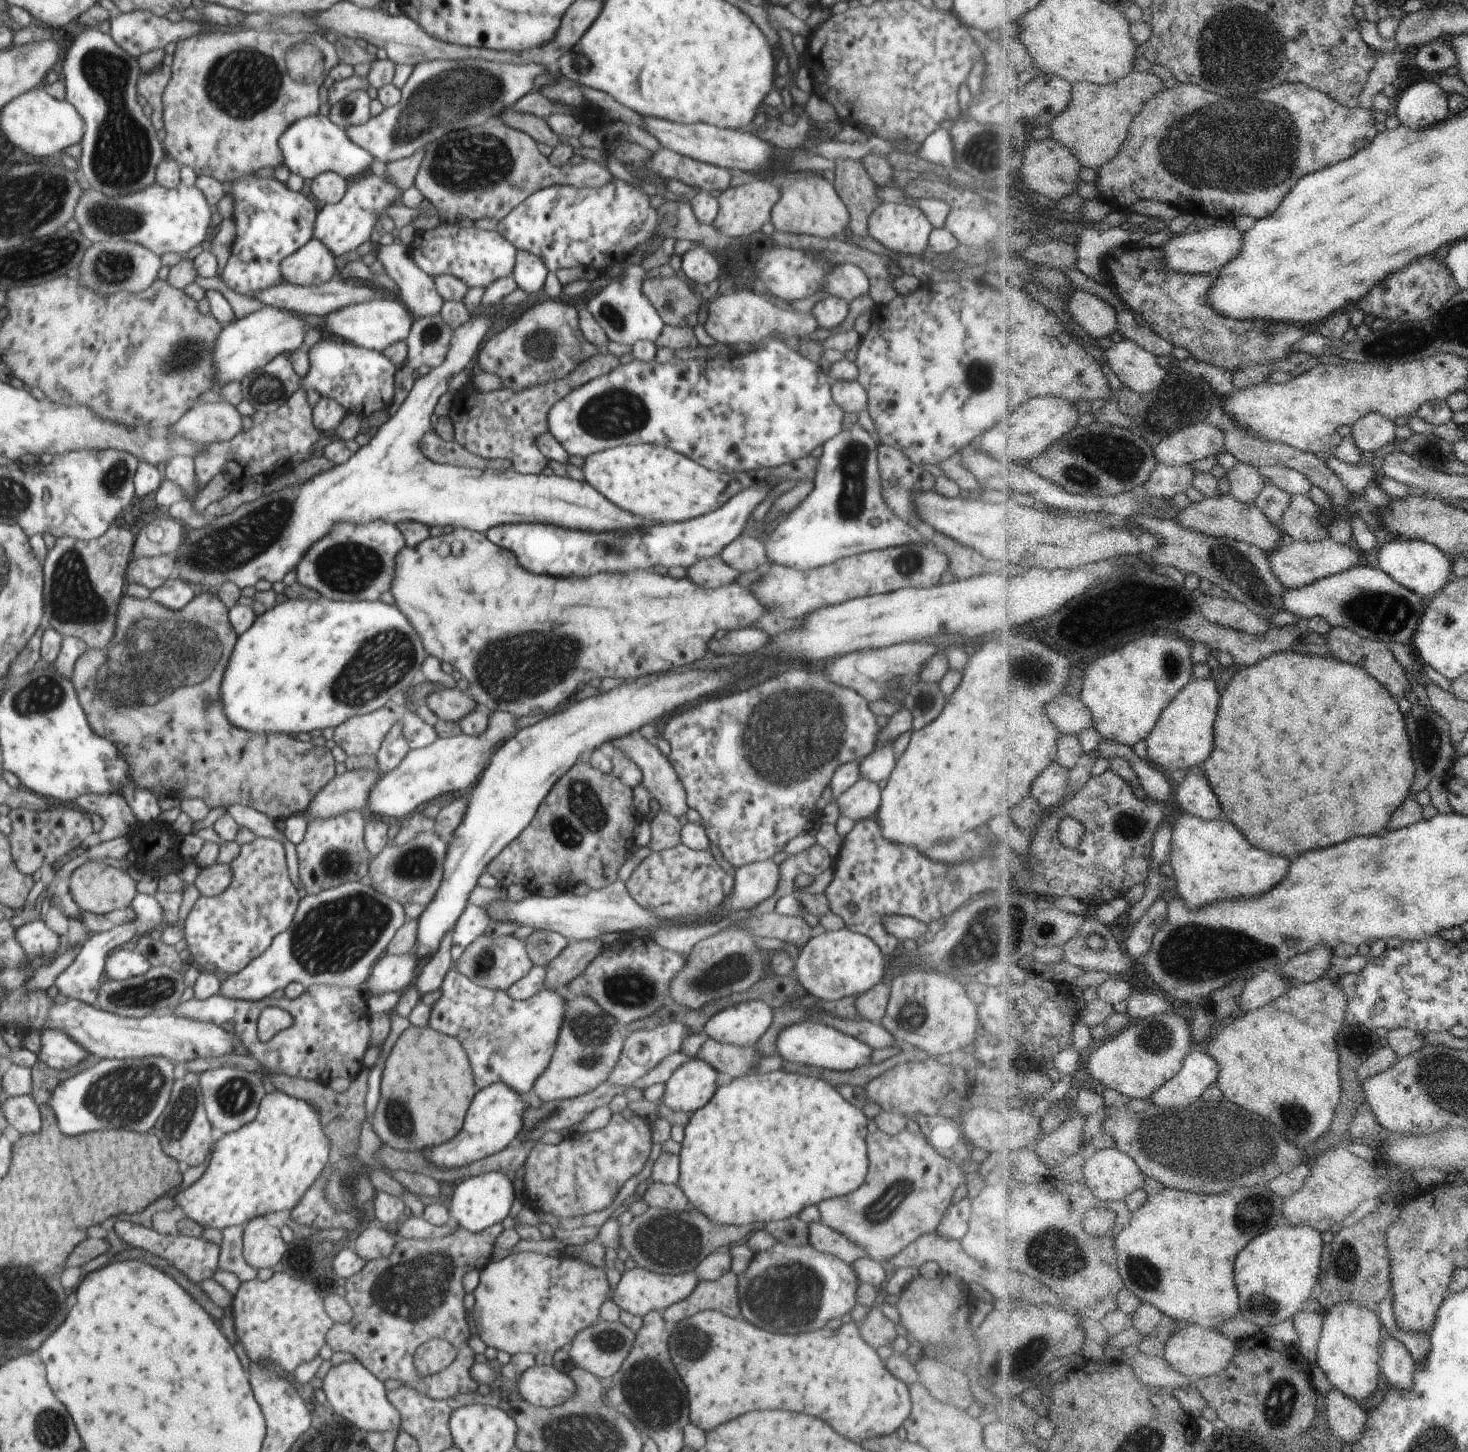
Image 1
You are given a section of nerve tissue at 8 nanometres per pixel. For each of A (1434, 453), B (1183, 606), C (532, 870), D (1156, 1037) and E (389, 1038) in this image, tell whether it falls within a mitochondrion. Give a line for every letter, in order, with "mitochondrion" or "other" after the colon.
A: mitochondrion
B: other
C: other
D: mitochondrion
E: other

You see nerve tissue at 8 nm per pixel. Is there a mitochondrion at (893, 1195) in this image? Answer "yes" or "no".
yes

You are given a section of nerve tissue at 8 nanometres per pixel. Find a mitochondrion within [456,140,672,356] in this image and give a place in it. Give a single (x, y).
(608, 313)

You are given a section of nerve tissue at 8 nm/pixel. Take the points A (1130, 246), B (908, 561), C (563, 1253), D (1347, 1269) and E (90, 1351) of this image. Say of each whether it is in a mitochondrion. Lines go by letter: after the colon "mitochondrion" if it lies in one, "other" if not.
A: other
B: mitochondrion
C: other
D: mitochondrion
E: other

